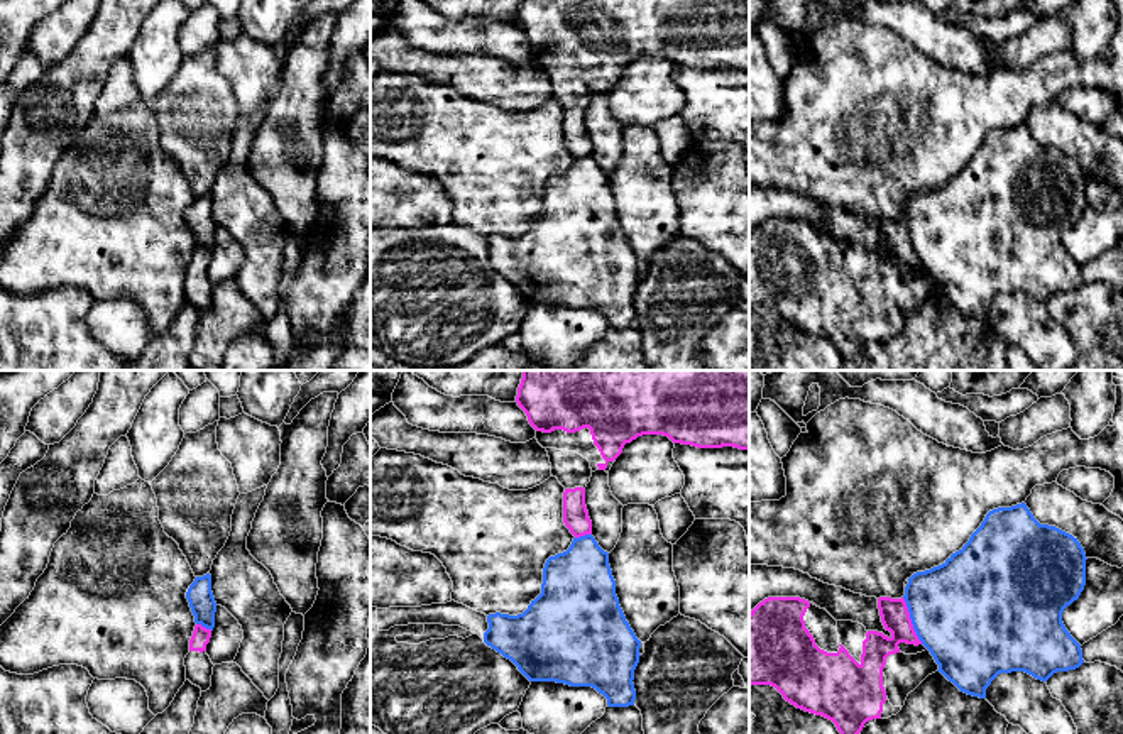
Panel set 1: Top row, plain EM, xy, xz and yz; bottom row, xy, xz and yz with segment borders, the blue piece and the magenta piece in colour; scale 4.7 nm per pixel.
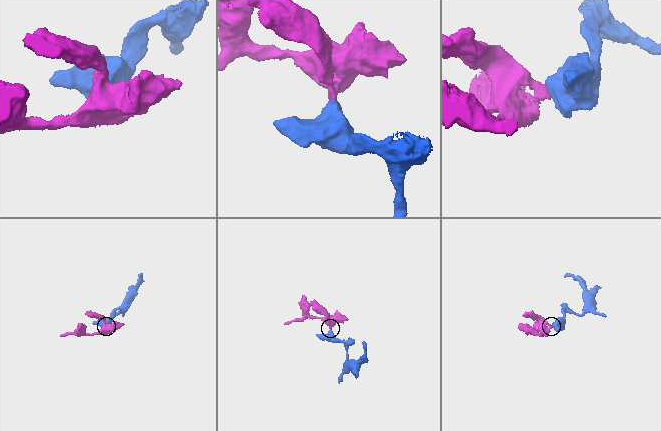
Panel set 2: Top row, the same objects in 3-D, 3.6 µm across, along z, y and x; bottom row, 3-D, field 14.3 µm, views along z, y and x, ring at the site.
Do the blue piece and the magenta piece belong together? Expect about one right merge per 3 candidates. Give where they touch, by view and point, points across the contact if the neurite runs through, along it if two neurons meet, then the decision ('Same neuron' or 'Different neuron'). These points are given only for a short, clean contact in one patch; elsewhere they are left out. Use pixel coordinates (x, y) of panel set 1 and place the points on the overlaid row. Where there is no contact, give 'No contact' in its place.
Touches blue at yz (912, 621). Boundary: yz (902, 597), (912, 628), (922, 643). Different neuron

